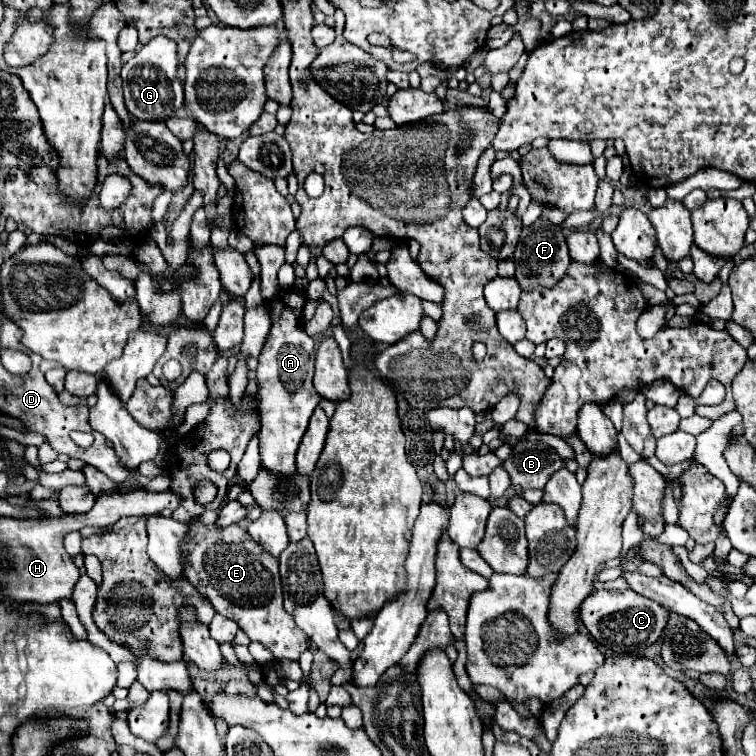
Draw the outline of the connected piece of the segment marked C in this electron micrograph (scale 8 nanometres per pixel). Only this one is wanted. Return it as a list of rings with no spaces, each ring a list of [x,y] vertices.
[[[594,590],[582,602],[580,618],[592,638],[604,648],[622,654],[640,654],[660,638],[668,622],[668,610],[634,590]]]

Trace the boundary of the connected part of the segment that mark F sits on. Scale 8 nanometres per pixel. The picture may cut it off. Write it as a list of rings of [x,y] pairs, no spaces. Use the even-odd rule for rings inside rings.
[[[536,220],[532,226],[522,230],[514,252],[514,264],[516,264],[516,280],[522,286],[522,290],[556,286],[570,266],[570,254],[564,240],[564,232],[546,220]]]

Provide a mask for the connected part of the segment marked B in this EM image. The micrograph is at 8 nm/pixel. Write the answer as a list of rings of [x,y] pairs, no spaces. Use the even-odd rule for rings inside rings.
[[[520,442],[512,448],[510,458],[506,458],[500,466],[510,474],[514,488],[530,490],[544,488],[548,478],[556,470],[564,468],[564,462],[550,446]]]

